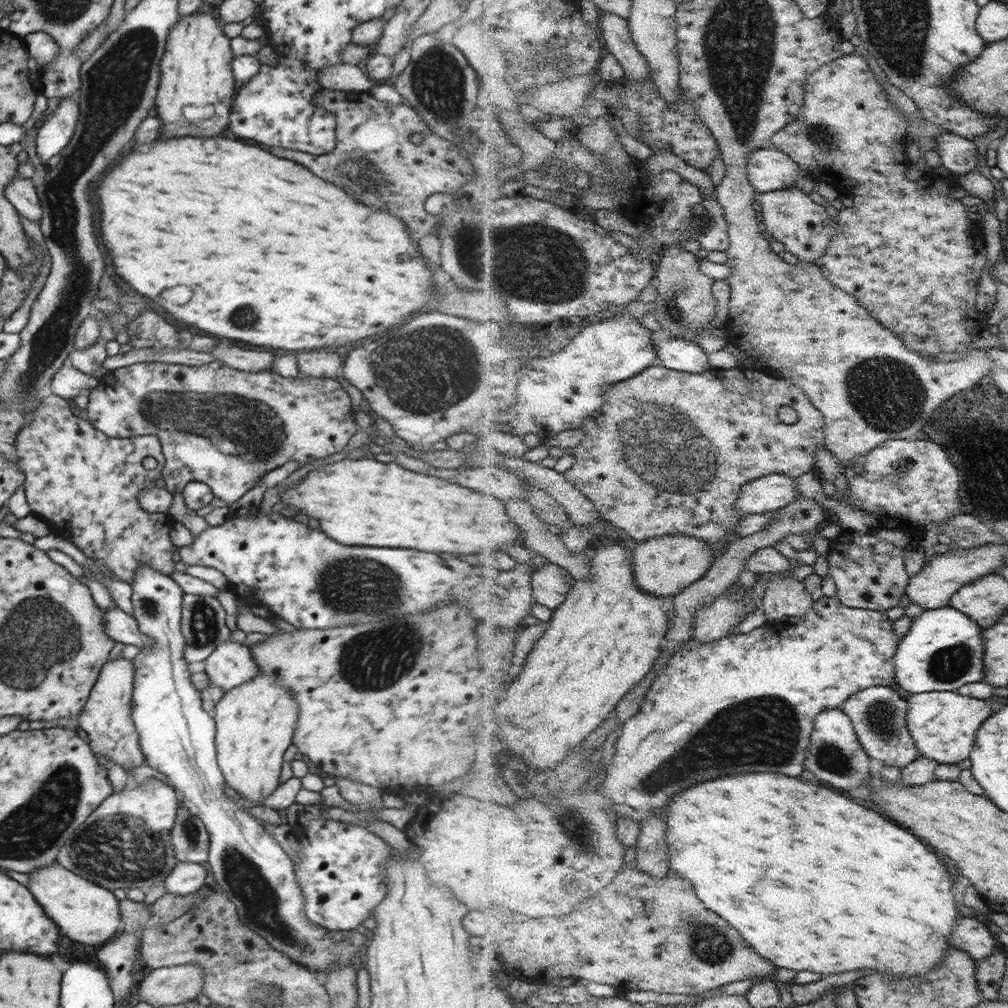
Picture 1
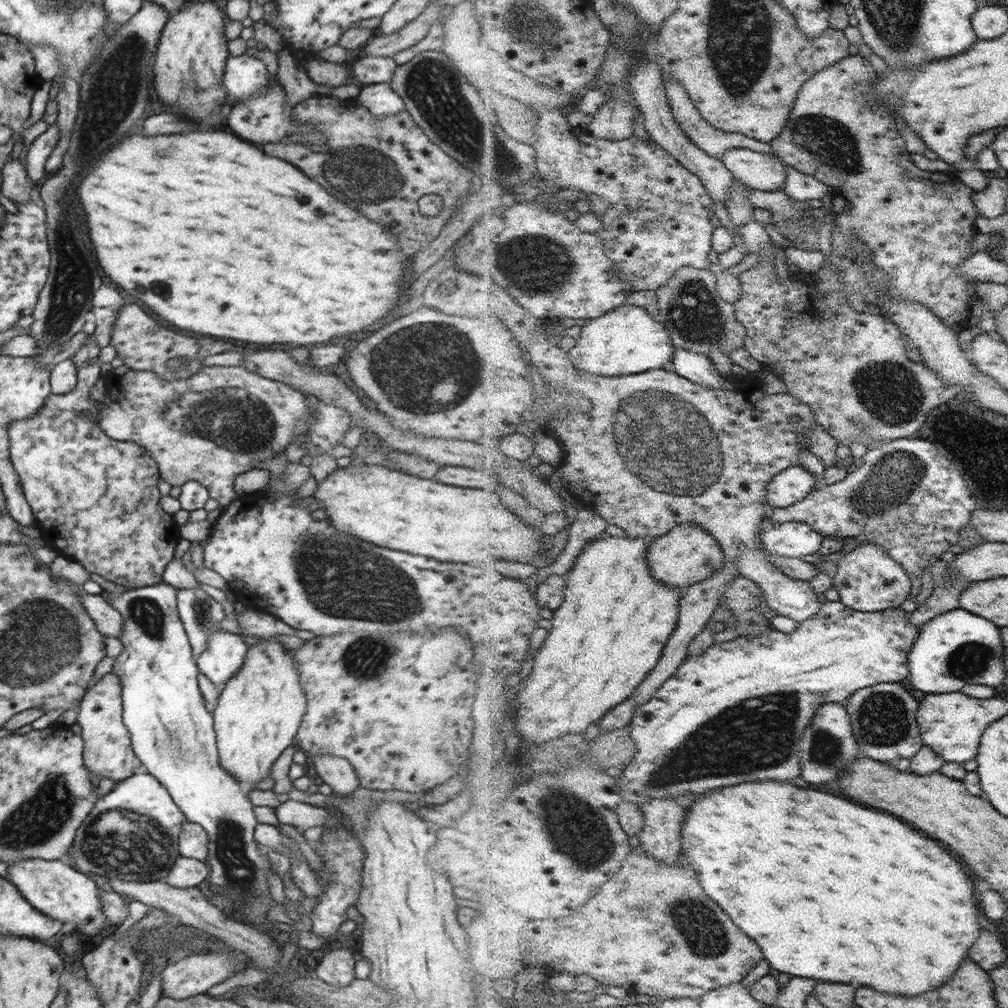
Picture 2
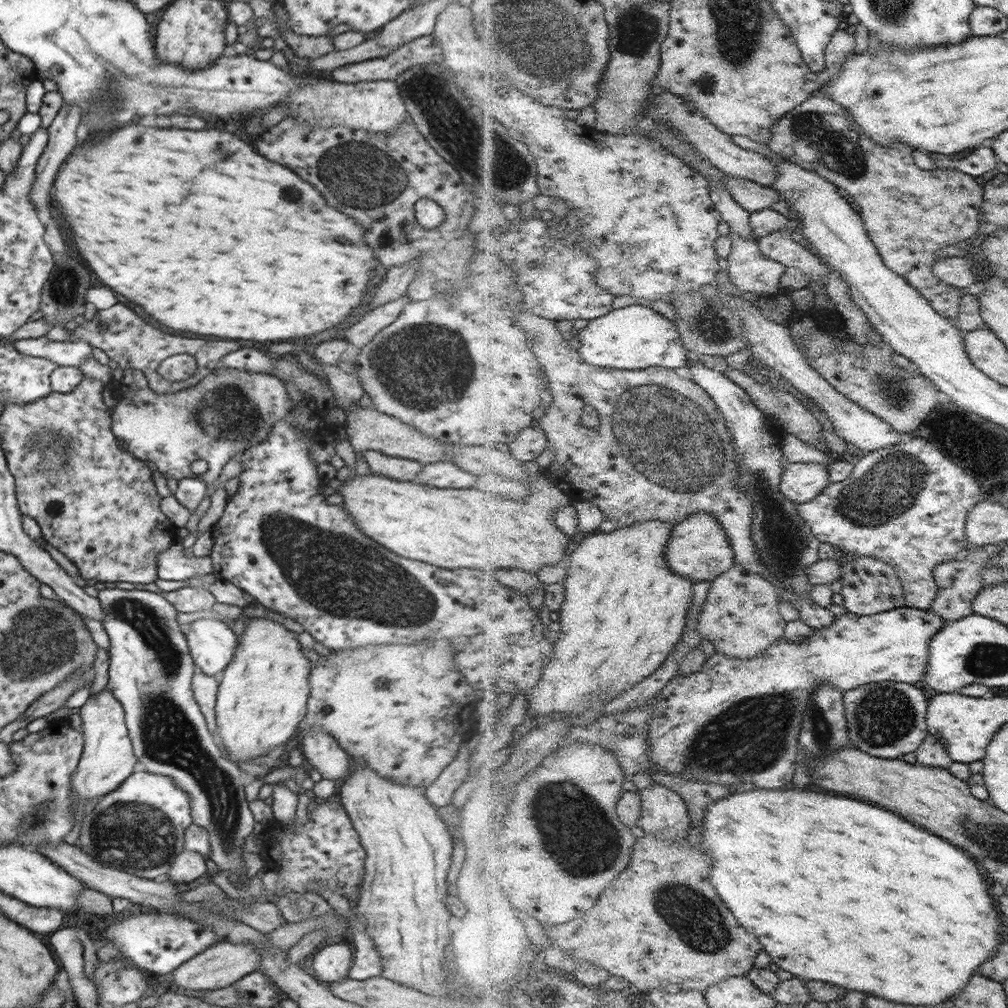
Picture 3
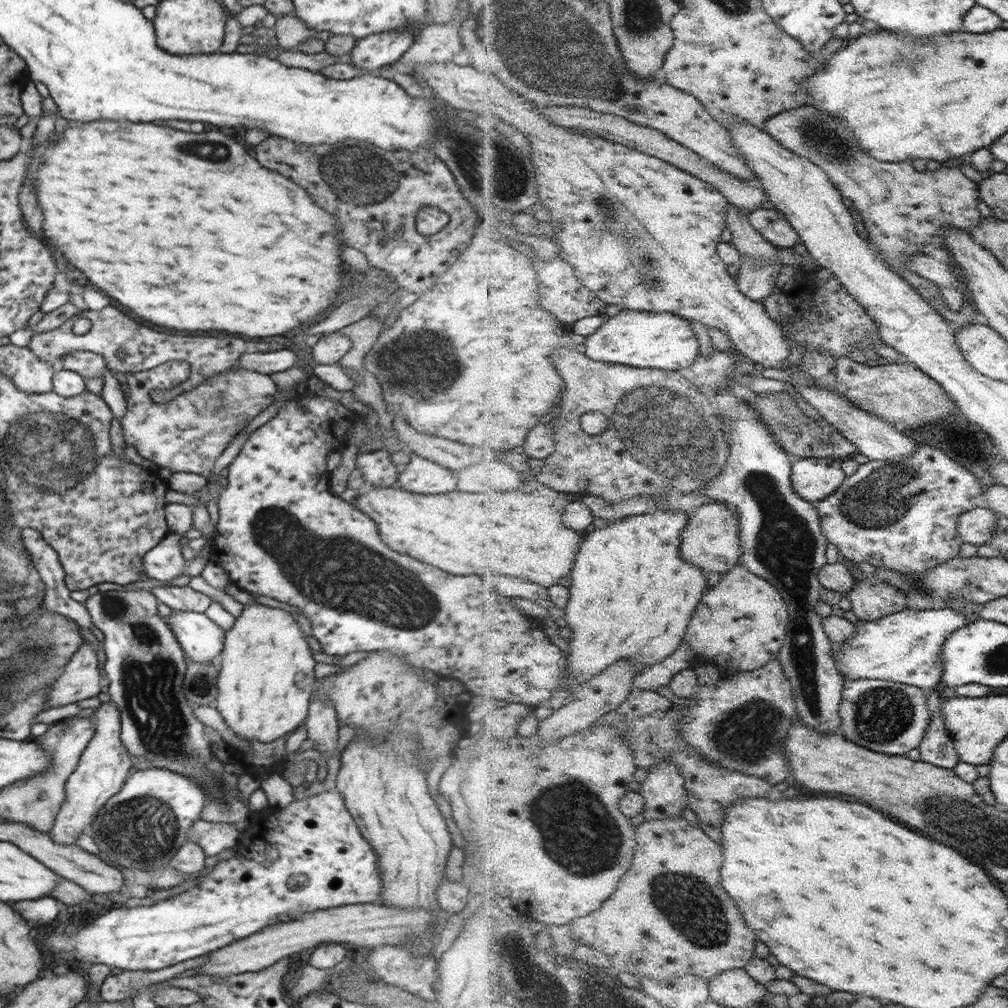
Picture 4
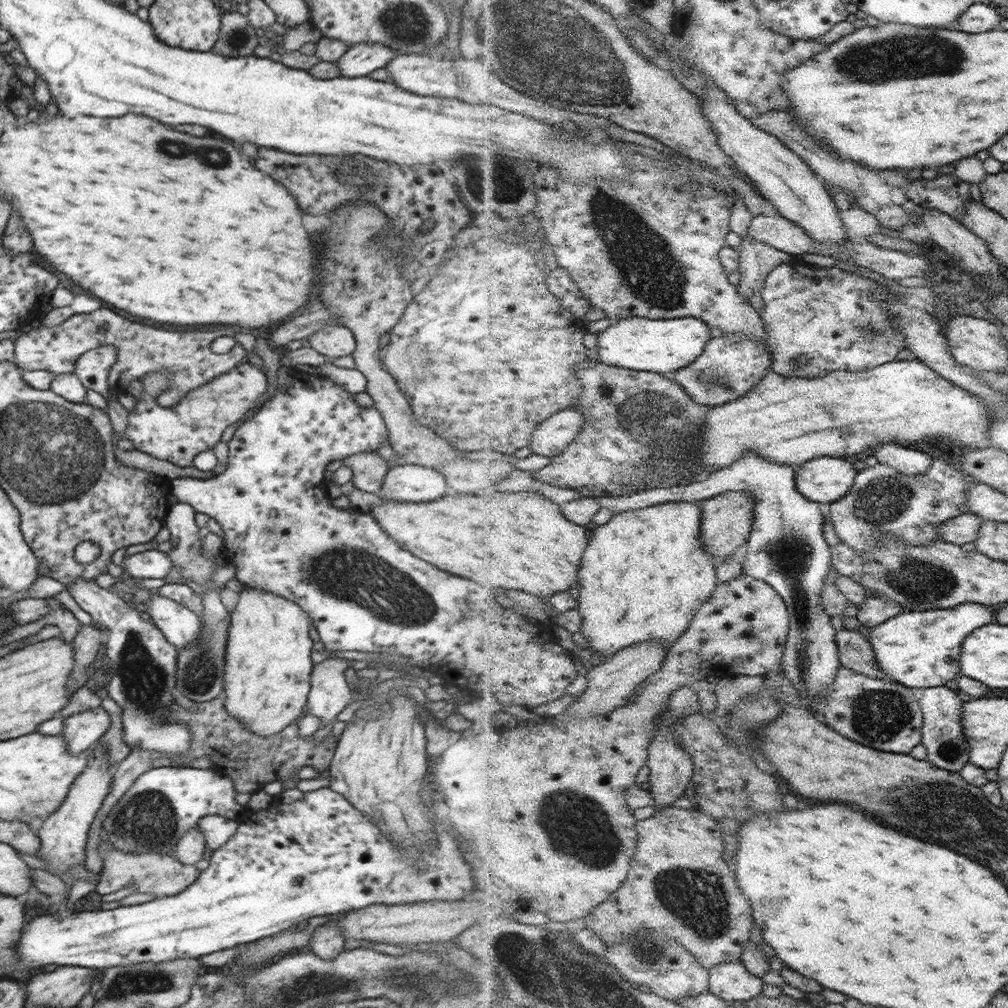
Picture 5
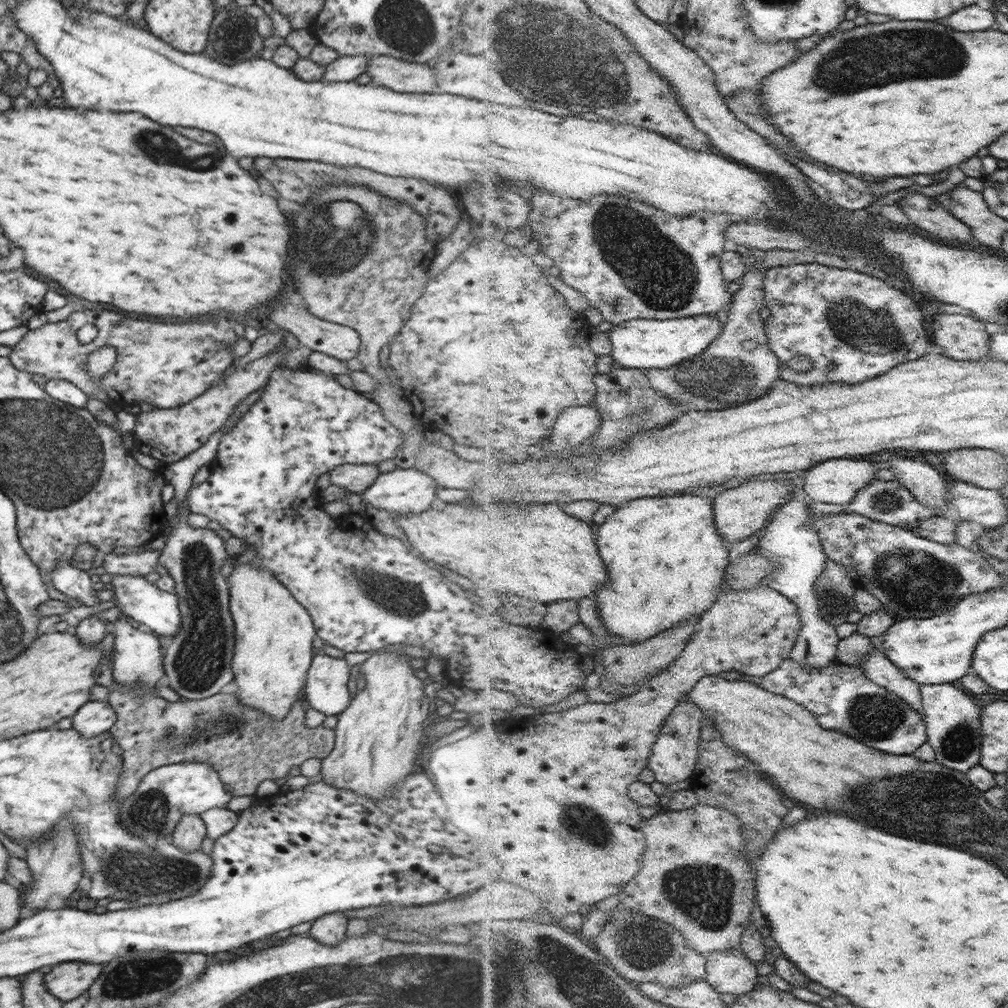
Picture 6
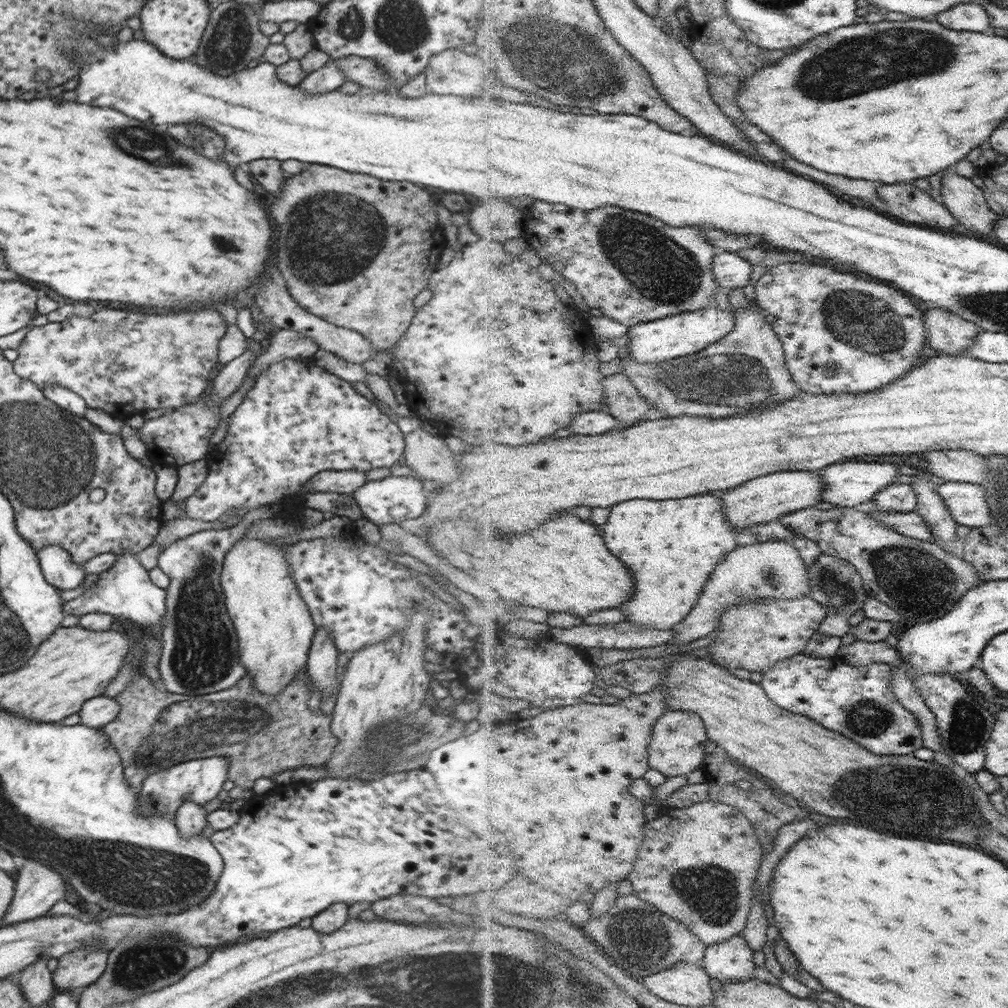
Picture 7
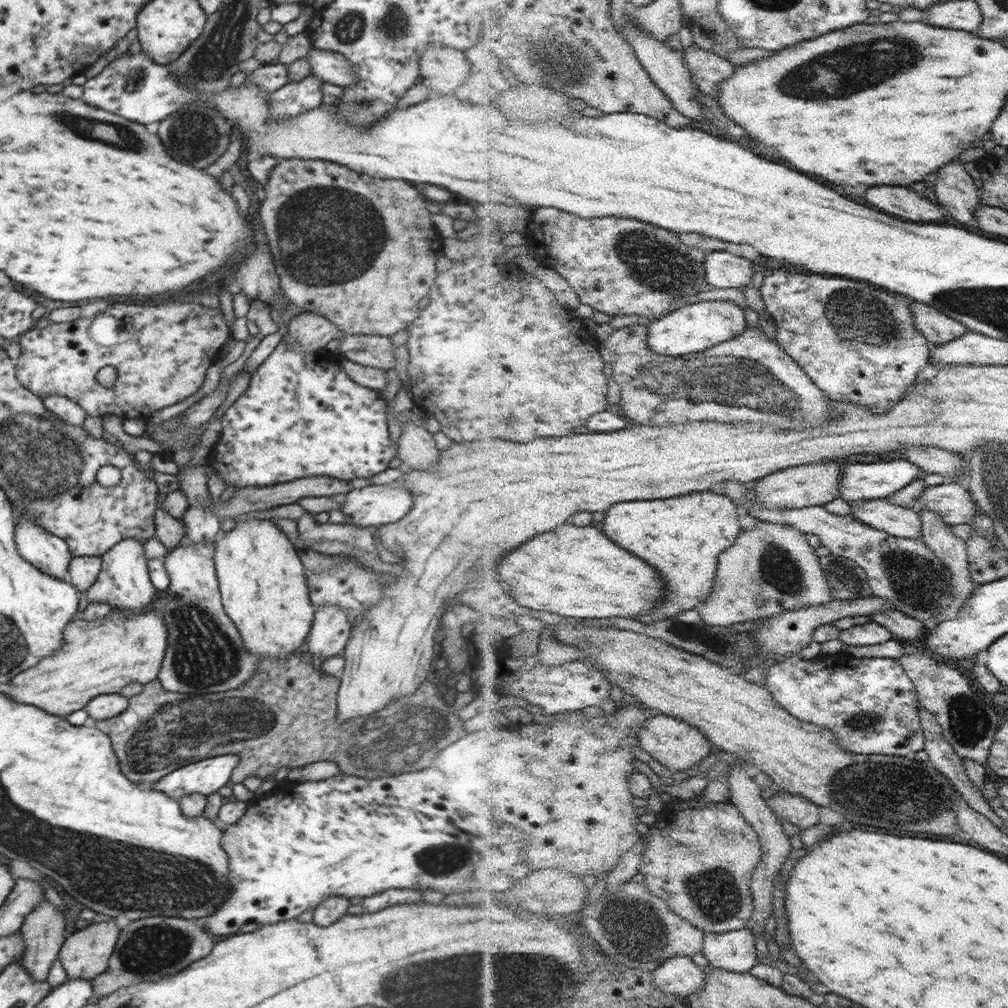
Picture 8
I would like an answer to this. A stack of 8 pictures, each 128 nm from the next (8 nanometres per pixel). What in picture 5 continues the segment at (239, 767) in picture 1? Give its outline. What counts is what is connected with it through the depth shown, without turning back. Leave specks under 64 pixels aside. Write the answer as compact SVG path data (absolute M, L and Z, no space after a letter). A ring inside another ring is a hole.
M247 586L239 592L238 603L236 608L230 614L231 625L228 629L227 647L225 654L225 673L223 676L224 686L223 692L225 694L224 706L226 710L236 717L249 731L260 735L261 737L272 737L284 730L289 724L292 724L298 718L302 718L306 711L307 696L311 687L310 677L314 666L310 654L312 654L312 639L310 639L310 620L308 613L295 602L283 596L265 591L264 589L257 589L256 587Z

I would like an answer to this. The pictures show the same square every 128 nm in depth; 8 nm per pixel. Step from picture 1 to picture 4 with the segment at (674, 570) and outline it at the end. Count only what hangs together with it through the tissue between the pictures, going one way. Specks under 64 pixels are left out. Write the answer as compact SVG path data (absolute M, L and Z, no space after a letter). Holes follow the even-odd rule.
M714 501L701 506L691 515L689 526L683 534L682 552L685 559L704 567L707 574L716 571L726 573L736 568L742 563L744 549L741 528L741 516L734 504Z

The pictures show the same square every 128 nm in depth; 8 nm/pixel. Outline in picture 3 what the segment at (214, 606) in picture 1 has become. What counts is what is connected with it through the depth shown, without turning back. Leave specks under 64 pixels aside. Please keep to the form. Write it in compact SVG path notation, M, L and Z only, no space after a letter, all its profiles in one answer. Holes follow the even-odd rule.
M184 586L170 592L163 591L163 597L177 612L200 612L211 610L216 604L215 596L205 588Z

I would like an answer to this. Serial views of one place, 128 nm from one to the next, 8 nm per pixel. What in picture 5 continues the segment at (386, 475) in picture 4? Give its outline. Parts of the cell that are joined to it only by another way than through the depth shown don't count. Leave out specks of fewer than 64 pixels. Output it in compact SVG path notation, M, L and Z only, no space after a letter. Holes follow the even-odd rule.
M361 452L351 454L343 459L343 465L352 470L353 486L378 494L386 476L390 470L388 463L376 452Z

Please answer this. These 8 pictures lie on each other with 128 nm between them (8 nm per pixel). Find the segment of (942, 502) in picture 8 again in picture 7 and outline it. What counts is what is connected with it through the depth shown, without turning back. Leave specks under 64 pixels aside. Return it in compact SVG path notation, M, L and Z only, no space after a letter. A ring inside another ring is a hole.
M945 481L936 487L936 491L944 499L951 517L958 525L975 529L992 523L989 501L981 485Z

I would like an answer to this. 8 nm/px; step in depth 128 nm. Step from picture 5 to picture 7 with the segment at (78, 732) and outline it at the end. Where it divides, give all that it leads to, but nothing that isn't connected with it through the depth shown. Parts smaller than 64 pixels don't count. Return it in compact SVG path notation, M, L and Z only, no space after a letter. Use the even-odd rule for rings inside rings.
M100 695L86 701L78 714L81 723L90 728L102 729L105 724L117 718L121 706L114 697Z

